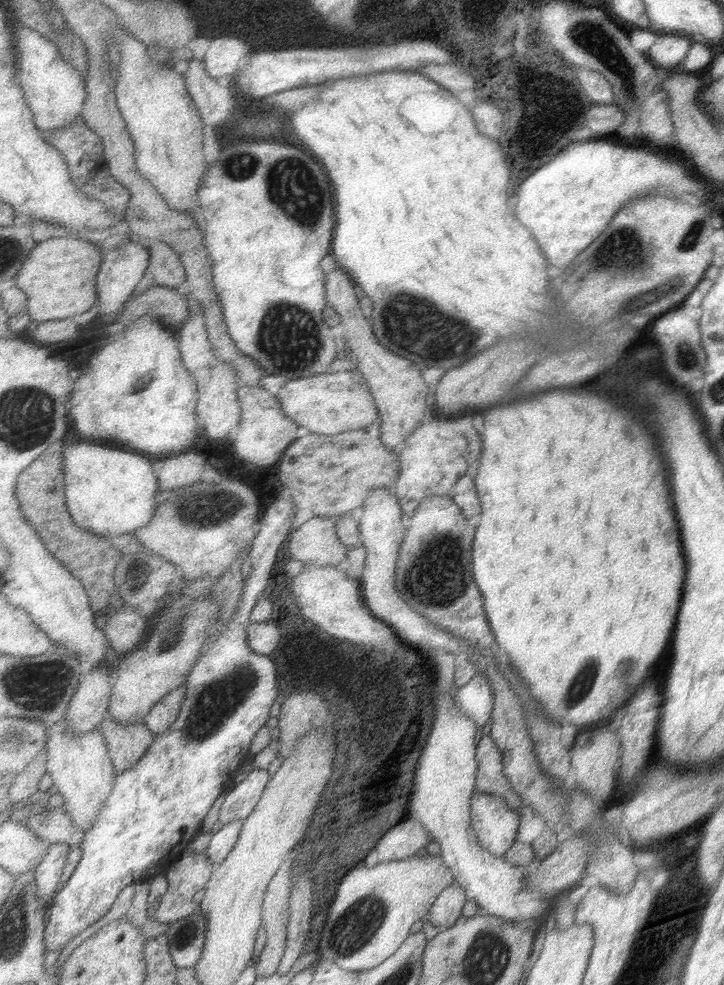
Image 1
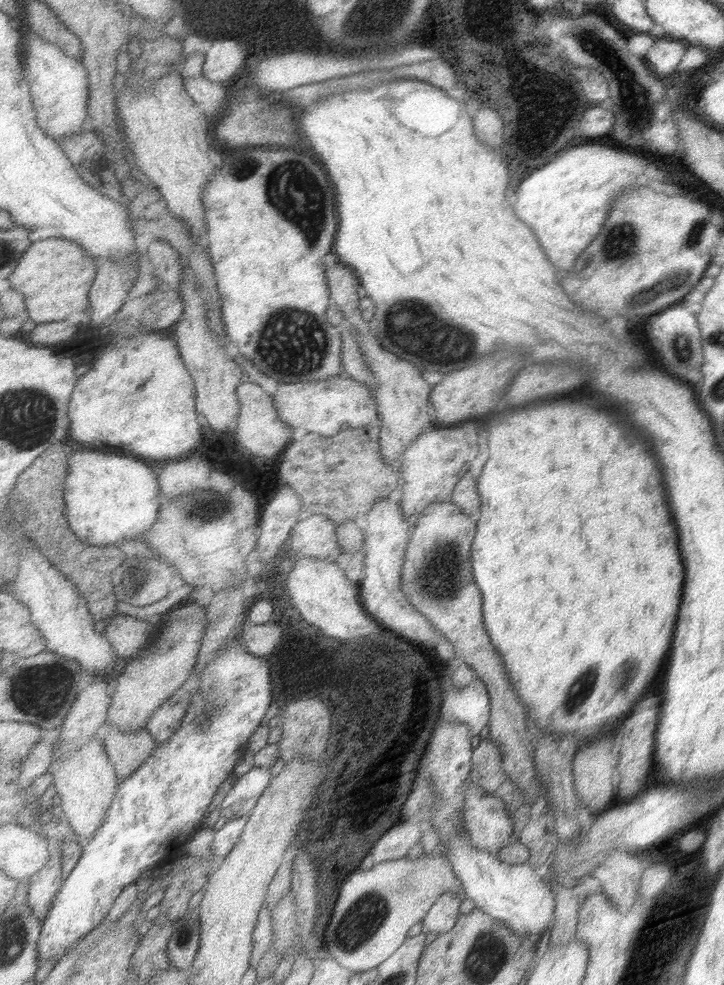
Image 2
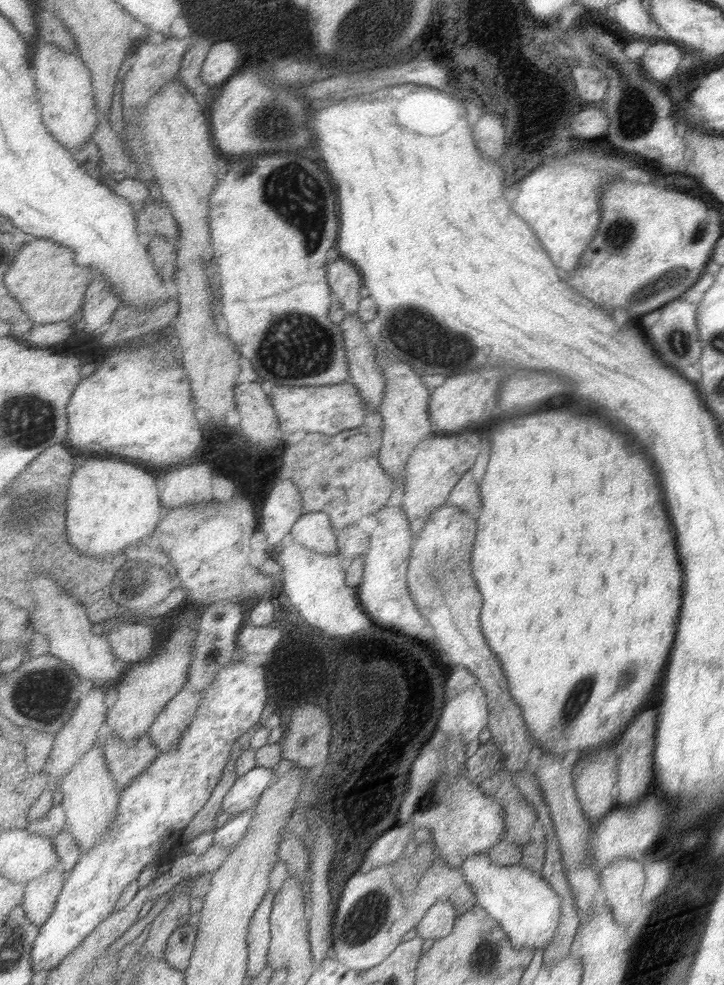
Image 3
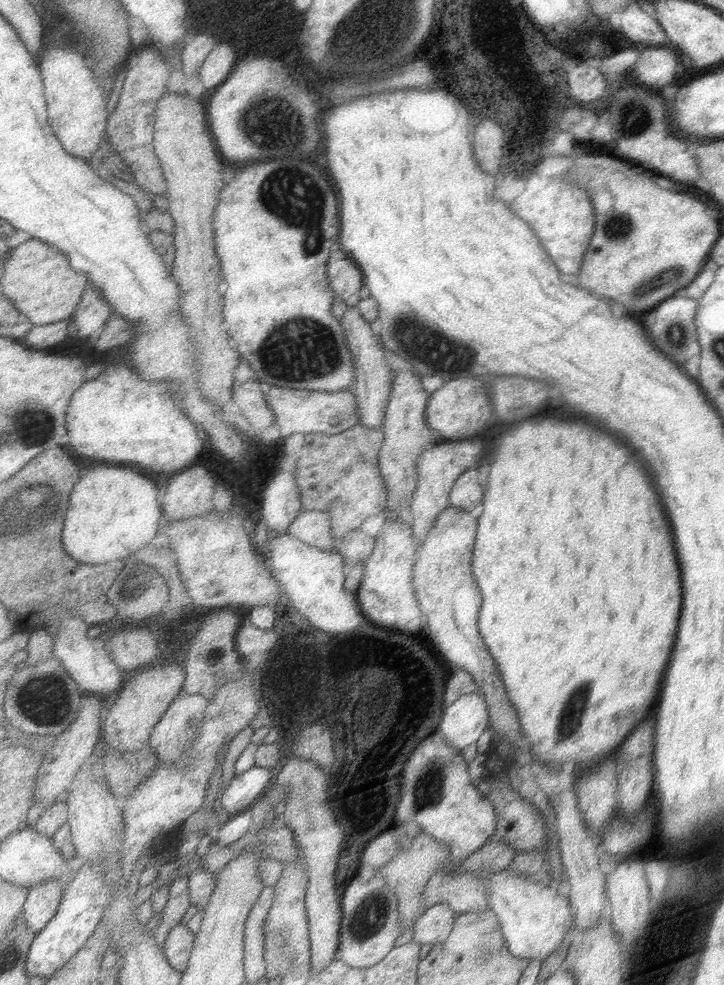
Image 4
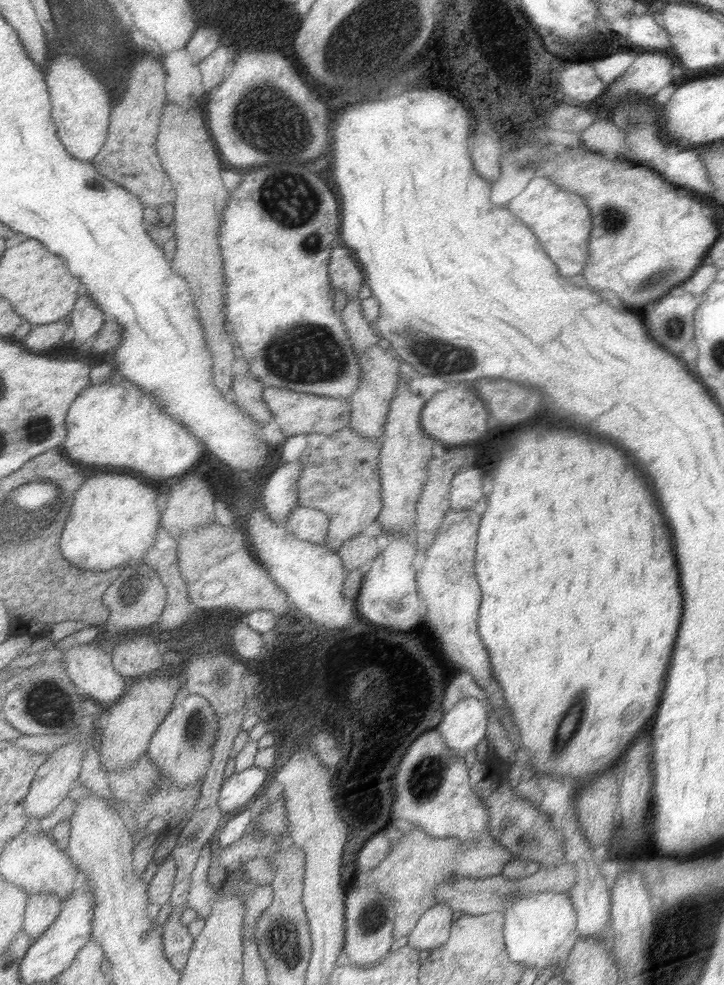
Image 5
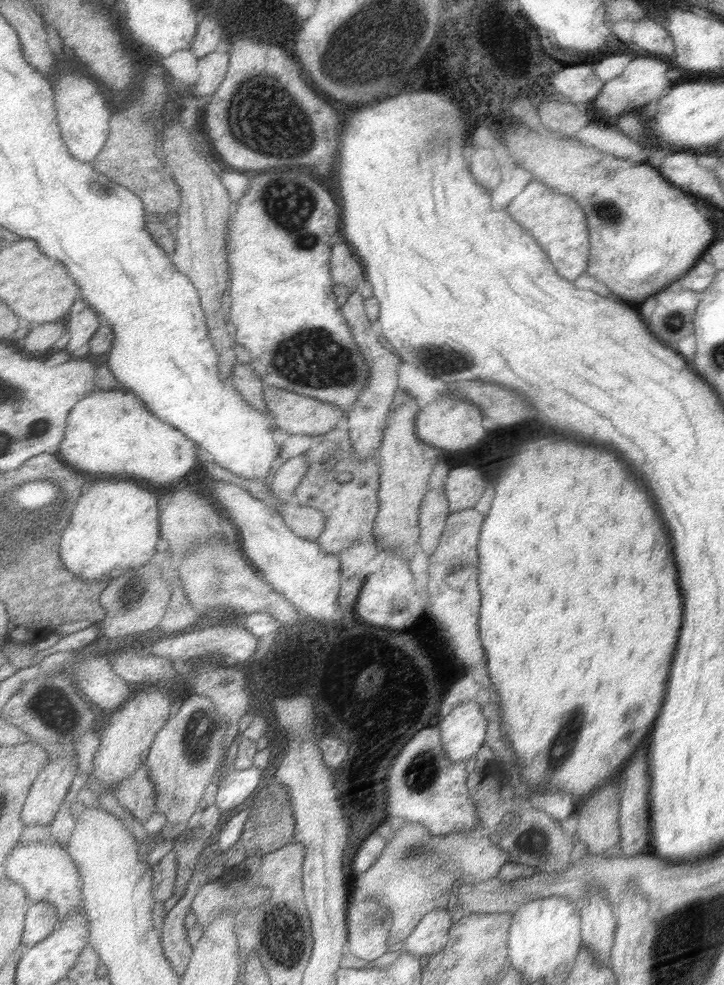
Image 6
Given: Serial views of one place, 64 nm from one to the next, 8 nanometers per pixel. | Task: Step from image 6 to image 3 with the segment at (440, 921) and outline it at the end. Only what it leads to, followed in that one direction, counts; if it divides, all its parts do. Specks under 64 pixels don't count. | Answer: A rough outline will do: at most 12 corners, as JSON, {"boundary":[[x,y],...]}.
{"boundary":[[441,900],[417,926],[419,936],[439,940],[453,934],[455,904]]}

